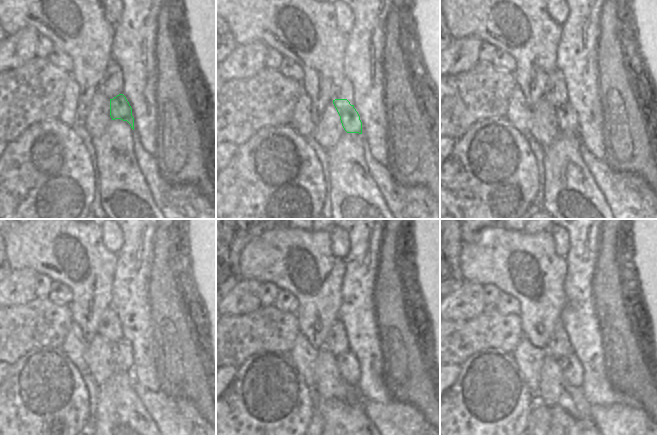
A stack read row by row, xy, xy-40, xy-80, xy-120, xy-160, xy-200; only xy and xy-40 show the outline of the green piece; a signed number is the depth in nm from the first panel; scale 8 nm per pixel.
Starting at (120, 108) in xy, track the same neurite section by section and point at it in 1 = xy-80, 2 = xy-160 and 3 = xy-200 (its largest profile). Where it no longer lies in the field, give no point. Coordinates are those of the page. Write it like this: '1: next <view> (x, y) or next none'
1: next xy-80 (568, 119)
2: next xy-160 (347, 363)
3: next xy-200 (571, 367)

